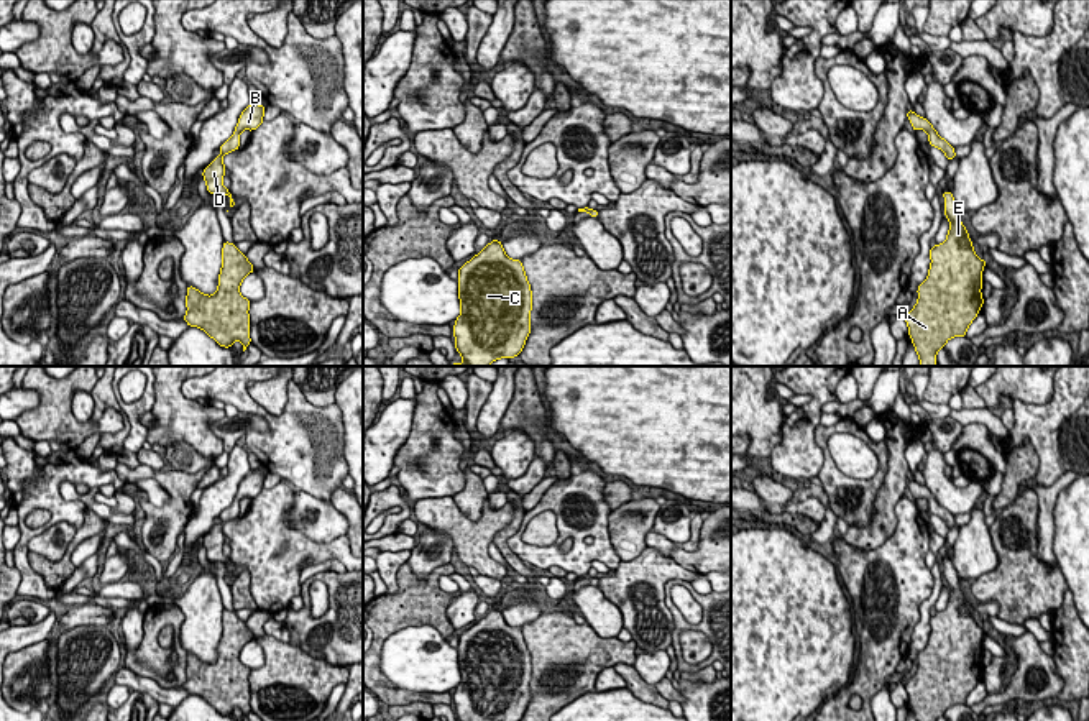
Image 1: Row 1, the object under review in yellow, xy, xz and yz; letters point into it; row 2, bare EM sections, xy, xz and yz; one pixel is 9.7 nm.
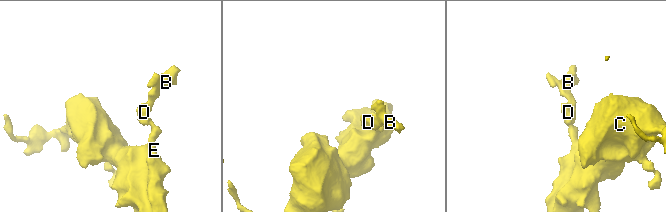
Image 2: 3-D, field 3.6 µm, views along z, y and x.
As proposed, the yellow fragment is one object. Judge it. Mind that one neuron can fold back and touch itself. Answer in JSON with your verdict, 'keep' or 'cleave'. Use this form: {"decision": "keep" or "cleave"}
{"decision": "keep"}

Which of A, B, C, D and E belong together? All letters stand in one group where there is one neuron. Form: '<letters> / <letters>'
A B C D E

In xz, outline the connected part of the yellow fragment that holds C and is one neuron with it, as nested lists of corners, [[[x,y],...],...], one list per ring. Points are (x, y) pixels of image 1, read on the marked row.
[[[493,240],[458,269],[462,312],[453,325],[455,348],[463,358],[455,366],[488,366],[499,358],[514,358],[531,333],[532,292],[522,261],[511,259],[499,240]]]

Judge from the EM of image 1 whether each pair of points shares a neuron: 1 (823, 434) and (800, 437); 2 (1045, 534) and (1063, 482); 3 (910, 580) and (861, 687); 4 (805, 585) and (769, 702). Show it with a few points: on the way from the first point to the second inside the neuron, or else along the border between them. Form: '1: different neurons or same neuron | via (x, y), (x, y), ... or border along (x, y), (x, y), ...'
1: different neurons | border along (820, 424), (815, 444), (823, 465), (817, 473)
2: same neuron | via (1045, 521), (1045, 506), (1050, 495)
3: same neuron | via (897, 606), (896, 626), (882, 644), (877, 661)
4: same neuron | via (777, 615), (771, 621), (769, 672)

